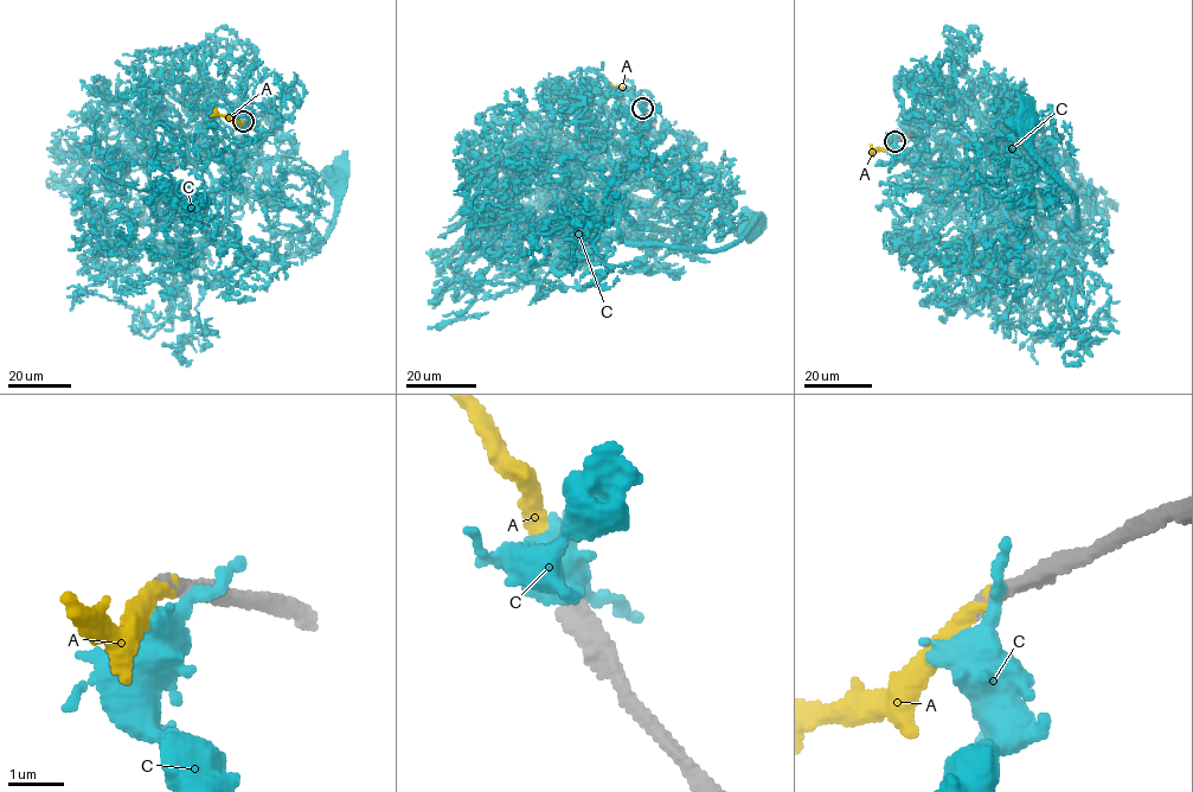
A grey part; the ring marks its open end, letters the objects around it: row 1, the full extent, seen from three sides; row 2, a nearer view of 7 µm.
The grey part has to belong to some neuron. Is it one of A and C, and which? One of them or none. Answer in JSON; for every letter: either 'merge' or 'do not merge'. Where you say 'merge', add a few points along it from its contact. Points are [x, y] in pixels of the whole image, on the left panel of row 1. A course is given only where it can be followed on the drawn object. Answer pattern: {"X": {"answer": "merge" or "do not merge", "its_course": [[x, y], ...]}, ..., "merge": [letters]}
{"A": {"answer": "merge", "its_course": [[243, 121], [211, 115]]}, "C": {"answer": "do not merge"}, "merge": ["A"]}

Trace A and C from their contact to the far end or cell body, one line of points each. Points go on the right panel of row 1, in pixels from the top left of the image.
A: (896, 141), (874, 149), (873, 155)
C: (896, 141), (893, 158), (930, 116), (962, 123), (988, 191), (1064, 238), (1075, 198), (1027, 120)

